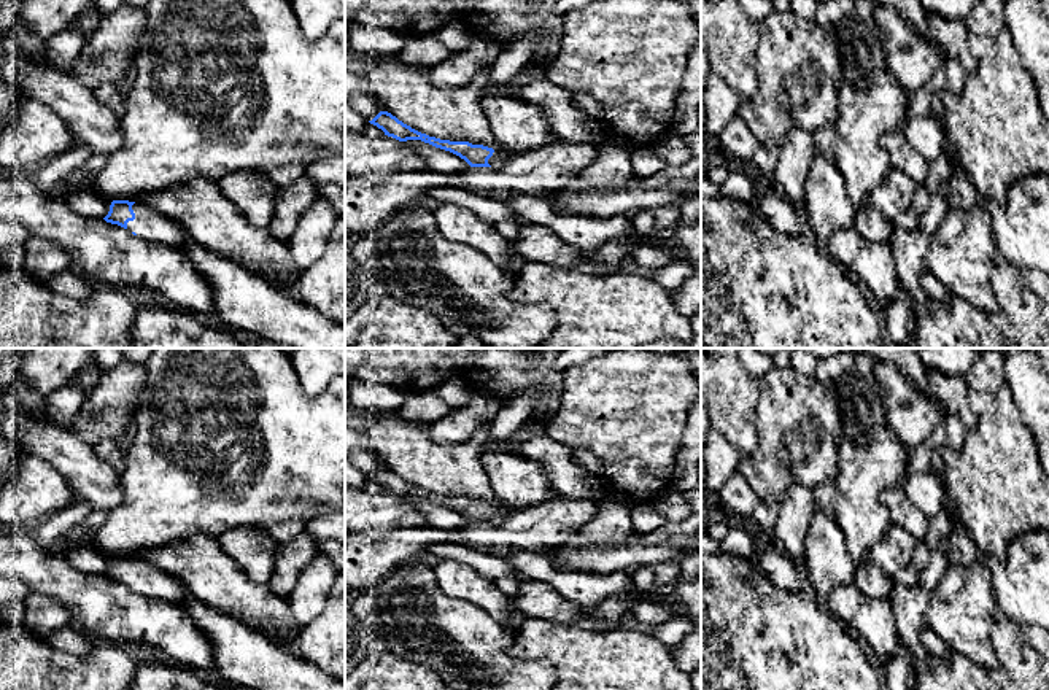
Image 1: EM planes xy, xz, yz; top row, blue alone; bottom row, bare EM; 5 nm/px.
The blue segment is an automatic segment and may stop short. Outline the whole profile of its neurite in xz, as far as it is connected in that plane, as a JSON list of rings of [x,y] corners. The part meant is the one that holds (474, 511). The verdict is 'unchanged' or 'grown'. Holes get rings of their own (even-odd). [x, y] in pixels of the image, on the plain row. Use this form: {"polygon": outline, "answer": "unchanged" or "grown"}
{"polygon": [[[380,467],[369,479],[381,485],[385,491],[393,493],[399,498],[421,496],[435,504],[450,507],[459,512],[461,515],[464,515],[470,523],[501,525],[507,520],[507,517],[512,512],[510,507],[499,507],[499,506],[494,507],[493,504],[488,504],[483,501],[472,501],[469,498],[450,498],[450,496],[429,493],[404,480],[402,477],[399,477],[396,472],[393,472],[388,467]]], "answer": "grown"}

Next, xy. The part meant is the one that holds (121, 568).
{"polygon": [[[113,556],[110,568],[103,576],[129,585],[143,596],[167,599],[183,606],[186,591],[181,587],[181,582],[159,571],[146,560]]], "answer": "grown"}

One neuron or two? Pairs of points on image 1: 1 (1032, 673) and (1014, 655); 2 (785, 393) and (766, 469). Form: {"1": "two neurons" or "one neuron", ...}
{"1": "one neuron", "2": "one neuron"}

